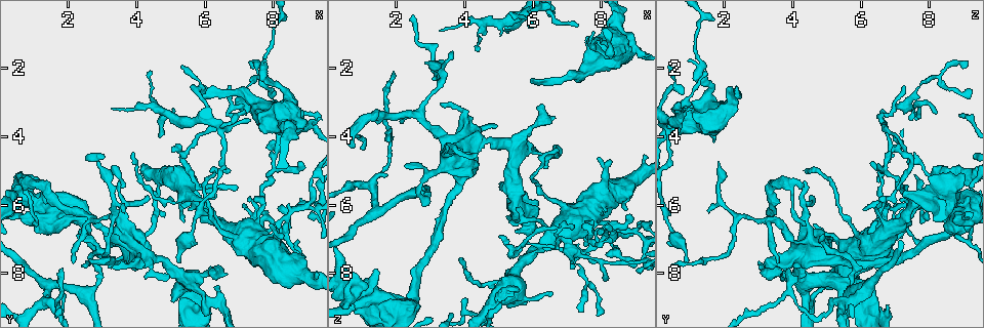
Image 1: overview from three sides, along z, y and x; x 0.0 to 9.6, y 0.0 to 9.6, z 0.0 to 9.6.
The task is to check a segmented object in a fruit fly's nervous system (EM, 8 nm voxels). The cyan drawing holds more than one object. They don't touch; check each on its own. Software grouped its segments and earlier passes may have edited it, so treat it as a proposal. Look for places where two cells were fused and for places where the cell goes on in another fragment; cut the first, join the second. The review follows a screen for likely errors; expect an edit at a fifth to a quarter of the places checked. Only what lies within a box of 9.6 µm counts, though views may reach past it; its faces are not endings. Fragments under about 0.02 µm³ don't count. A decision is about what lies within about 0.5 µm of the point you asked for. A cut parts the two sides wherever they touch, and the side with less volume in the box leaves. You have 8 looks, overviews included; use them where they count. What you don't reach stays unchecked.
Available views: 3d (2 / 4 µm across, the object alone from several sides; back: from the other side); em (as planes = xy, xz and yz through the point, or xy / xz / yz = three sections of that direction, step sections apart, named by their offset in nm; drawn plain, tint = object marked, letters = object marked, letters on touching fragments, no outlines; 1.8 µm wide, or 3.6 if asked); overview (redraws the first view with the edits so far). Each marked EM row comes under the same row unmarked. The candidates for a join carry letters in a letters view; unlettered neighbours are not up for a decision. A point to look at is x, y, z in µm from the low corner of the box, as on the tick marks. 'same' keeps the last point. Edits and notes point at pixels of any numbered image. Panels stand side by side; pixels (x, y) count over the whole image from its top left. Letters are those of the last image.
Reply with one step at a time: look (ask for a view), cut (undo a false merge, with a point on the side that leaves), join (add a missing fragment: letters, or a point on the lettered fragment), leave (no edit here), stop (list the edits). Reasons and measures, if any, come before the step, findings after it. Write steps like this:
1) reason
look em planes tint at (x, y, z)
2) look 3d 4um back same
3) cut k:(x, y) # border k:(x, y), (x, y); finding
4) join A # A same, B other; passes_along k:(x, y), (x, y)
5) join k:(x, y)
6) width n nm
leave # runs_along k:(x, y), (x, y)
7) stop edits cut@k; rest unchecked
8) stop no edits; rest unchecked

look 3d 4um at (3.30, 3.15, 0.95)

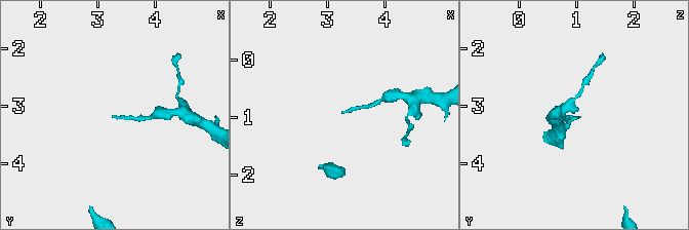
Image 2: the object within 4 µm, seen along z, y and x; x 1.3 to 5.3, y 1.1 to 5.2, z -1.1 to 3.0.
shape alone is not enough
look em yz step 8 tint at (3.30, 3.20, 0.85)

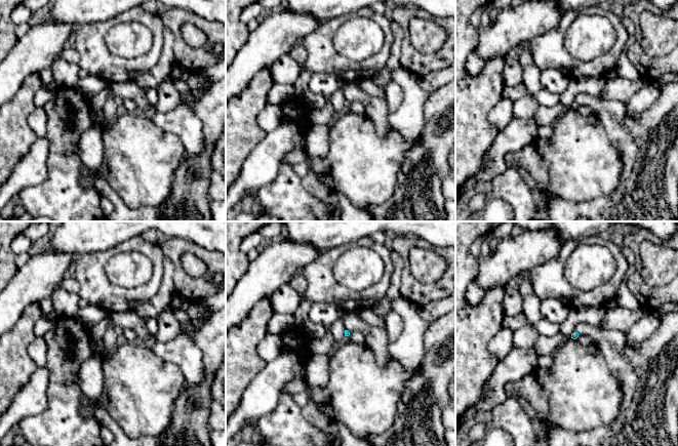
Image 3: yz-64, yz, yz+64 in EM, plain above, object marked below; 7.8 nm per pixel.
cut it another way
look em planes letters same

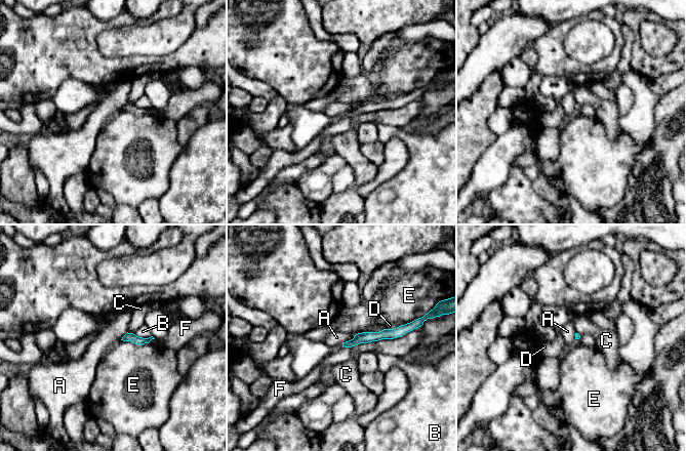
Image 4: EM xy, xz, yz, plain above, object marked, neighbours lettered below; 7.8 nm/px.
longest_contact F 550 nm
leave # A other, B other, C other, D other, E other, F other; border 4:(355, 335), (341, 342); no lettered fragment goes on from it

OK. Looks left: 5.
an open end
look 3d 2um at (3.60, 6.25, 1.55)

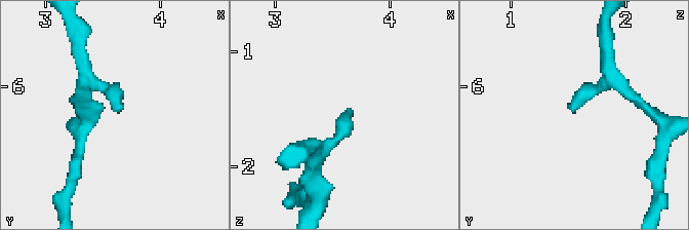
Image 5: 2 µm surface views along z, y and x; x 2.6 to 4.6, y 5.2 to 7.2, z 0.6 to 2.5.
shape alone is not enough
look em yz step 4 tint at (3.62, 6.20, 1.50)

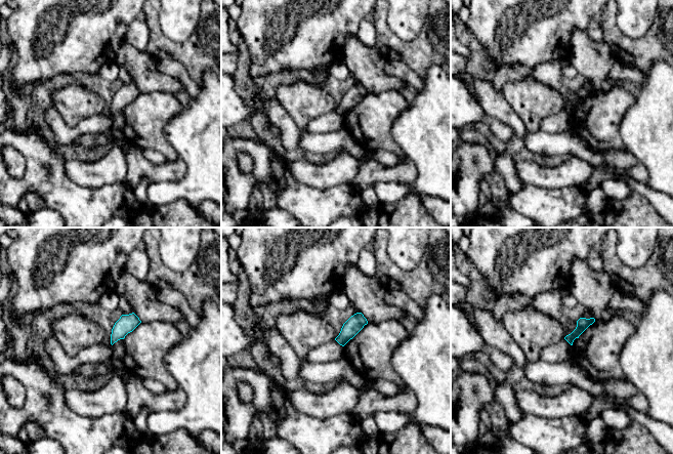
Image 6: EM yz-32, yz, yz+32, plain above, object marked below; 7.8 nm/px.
look em yz step 4 letters same

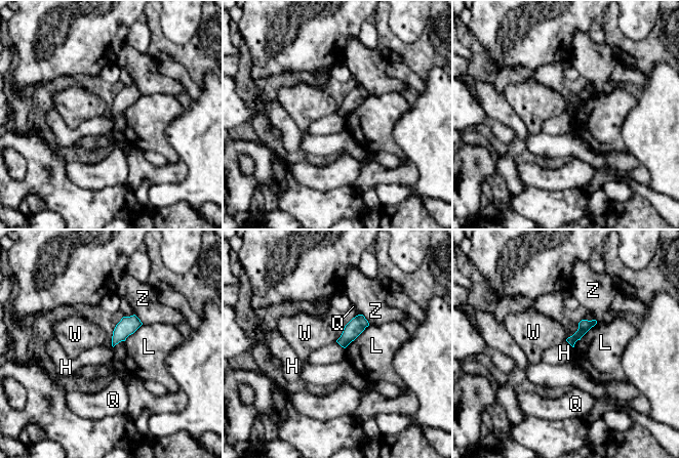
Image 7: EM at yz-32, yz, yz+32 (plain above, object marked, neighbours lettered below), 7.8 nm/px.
longest_contact L 200 nm
leave # H other, L other, Q other, W other, Z other; border 7:(335, 341), (345, 348); no lettered fragment goes on from it

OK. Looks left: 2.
look 3d 4um at (5.00, 4.40, 6.90)

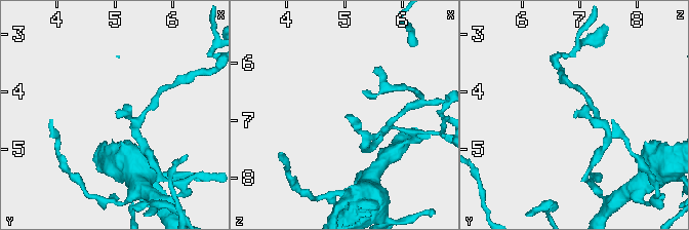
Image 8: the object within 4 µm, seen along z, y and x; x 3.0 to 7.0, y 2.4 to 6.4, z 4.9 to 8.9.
now the EM
look em planes letters at (5.05, 4.45, 6.90)

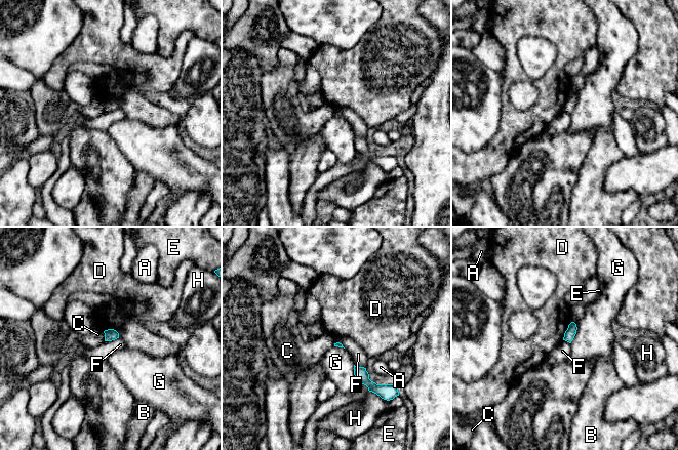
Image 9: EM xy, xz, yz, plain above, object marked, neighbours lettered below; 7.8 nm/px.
longest_contact G 190 nm
leave # A other, B other, C other, D other, E other, F other, G other, H other; border 9:(119, 337), (105, 341); none of them fits

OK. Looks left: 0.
stop no edits; rest unchecked

